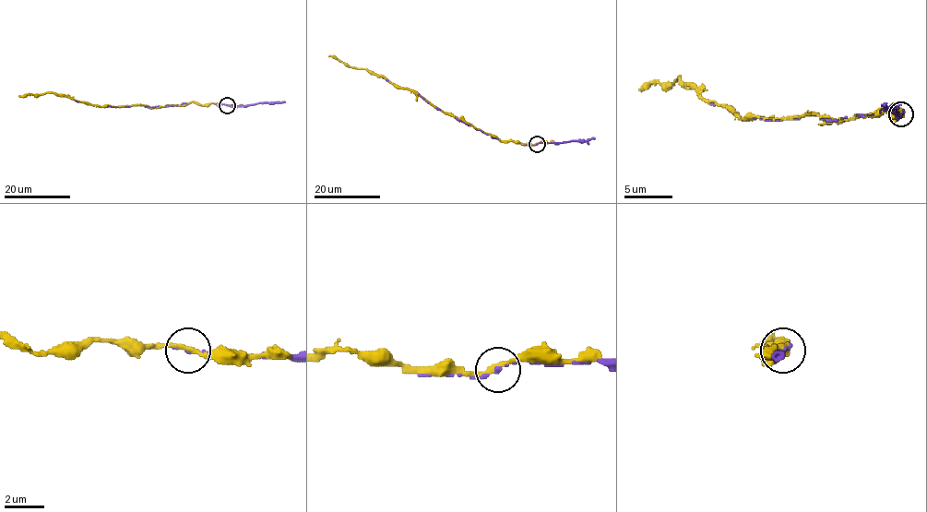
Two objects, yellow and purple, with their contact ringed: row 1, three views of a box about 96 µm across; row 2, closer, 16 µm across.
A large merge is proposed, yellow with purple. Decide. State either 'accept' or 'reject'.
accept

